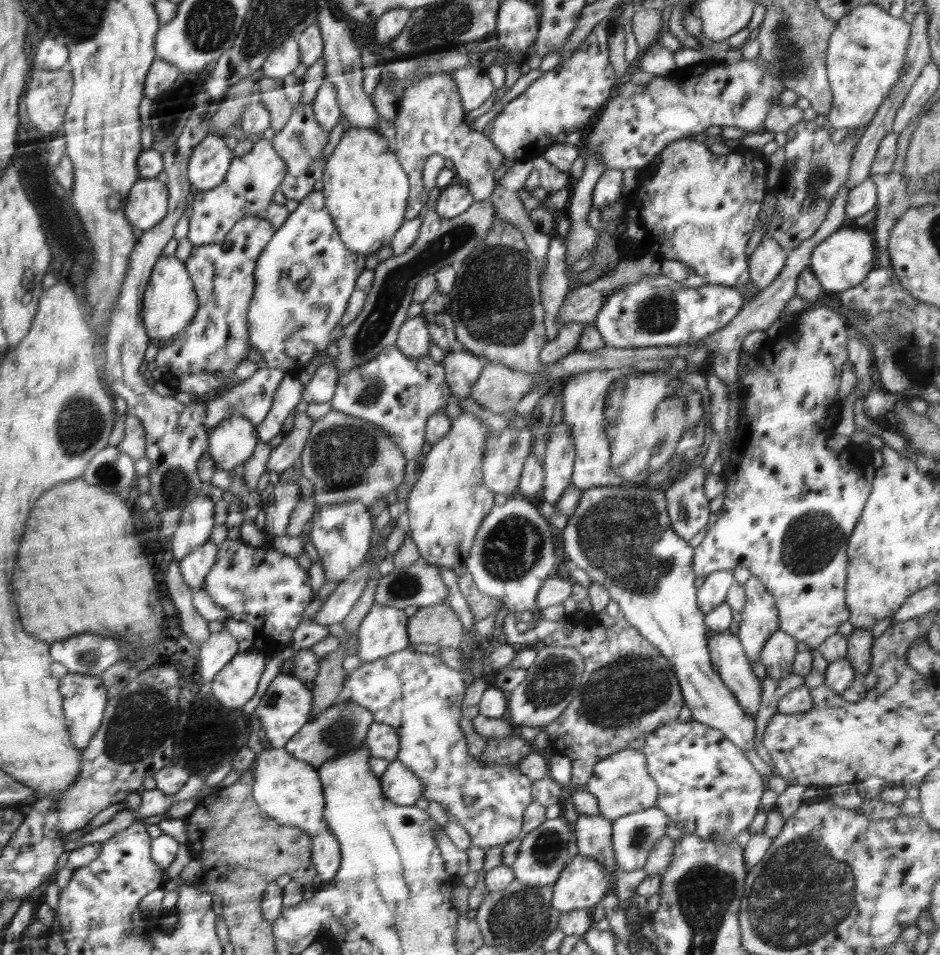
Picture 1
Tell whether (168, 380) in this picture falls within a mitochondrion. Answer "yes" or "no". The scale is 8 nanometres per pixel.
no

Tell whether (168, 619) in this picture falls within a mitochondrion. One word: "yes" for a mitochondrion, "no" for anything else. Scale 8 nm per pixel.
no

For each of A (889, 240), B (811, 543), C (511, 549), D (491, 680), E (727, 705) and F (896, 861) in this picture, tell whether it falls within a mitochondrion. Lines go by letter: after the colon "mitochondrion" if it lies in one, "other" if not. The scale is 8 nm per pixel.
A: other
B: mitochondrion
C: mitochondrion
D: other
E: other
F: other

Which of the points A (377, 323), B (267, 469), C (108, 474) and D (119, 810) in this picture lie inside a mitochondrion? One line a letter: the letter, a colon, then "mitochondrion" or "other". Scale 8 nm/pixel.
A: mitochondrion
B: other
C: mitochondrion
D: other

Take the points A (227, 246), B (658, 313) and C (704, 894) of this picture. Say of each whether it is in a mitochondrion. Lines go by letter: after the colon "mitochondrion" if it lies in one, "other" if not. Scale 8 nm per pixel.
A: other
B: mitochondrion
C: mitochondrion

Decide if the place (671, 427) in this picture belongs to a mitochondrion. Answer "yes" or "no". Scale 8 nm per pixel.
yes

